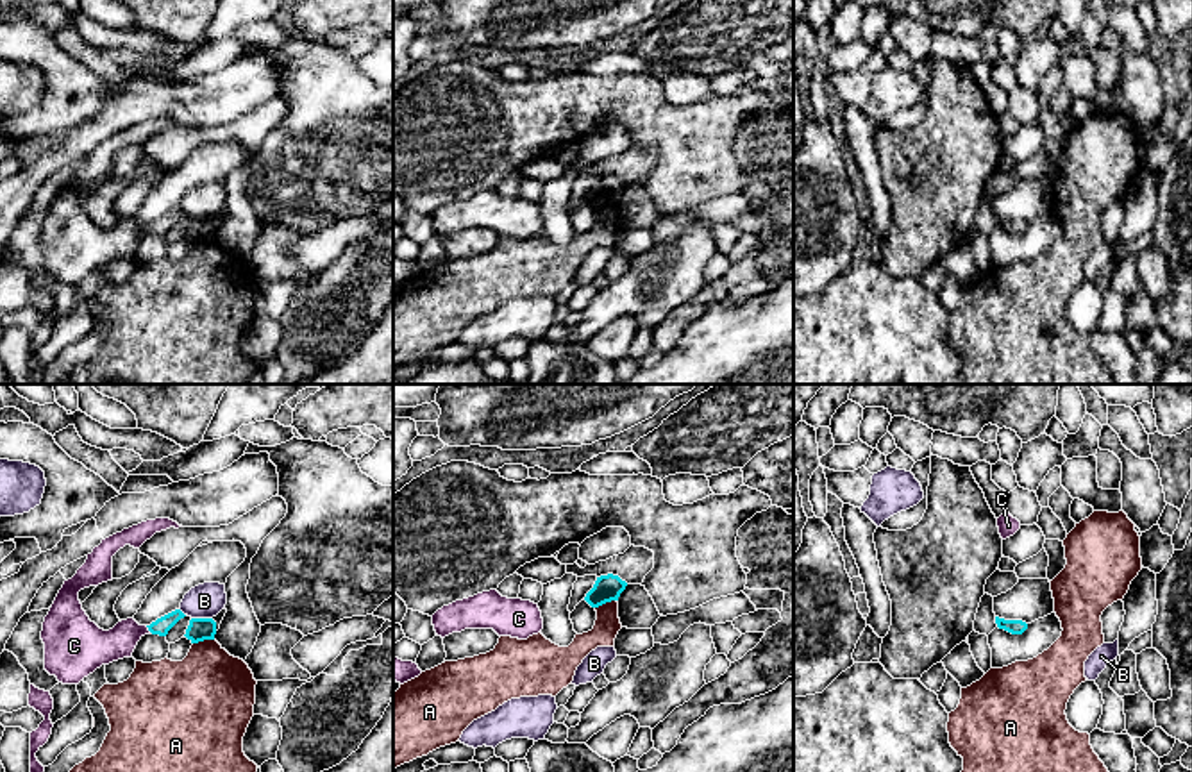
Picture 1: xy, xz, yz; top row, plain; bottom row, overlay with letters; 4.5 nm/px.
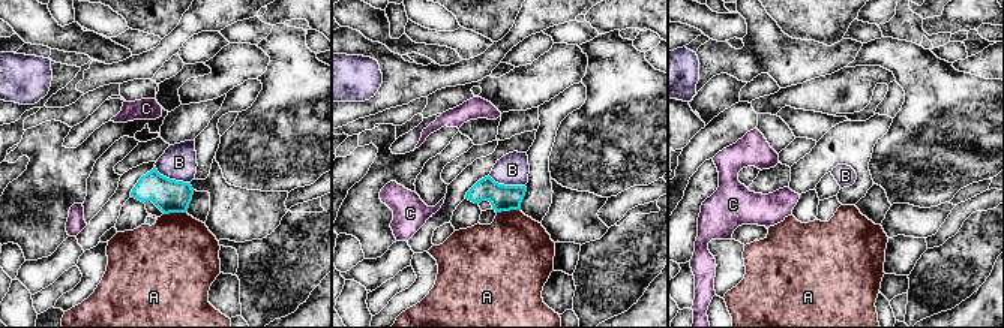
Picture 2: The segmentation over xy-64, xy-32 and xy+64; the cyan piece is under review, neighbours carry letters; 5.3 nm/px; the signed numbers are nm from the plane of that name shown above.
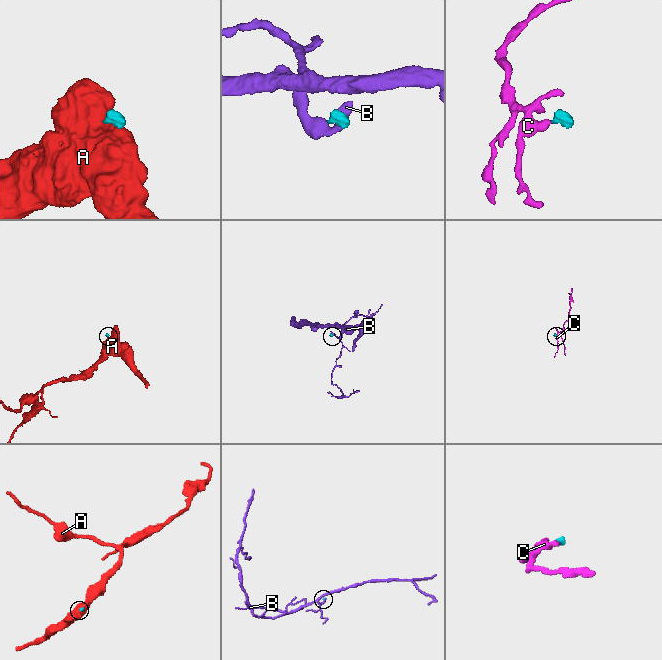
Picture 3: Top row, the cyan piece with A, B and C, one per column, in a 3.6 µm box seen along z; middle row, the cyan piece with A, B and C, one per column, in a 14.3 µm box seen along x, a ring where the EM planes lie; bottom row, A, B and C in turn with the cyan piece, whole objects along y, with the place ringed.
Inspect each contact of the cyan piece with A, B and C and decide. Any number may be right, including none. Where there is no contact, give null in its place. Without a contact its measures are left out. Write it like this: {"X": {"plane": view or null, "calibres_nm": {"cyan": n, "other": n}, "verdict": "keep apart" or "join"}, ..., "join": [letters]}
{"A": {"plane": "xy", "calibres_nm": {"cyan": 110, "other": 400}, "verdict": "keep apart"}, "B": {"plane": "xy", "calibres_nm": {"cyan": 110, "other": 160}, "verdict": "keep apart"}, "C": {"plane": "xy", "calibres_nm": {"cyan": 80, "other": 170}, "verdict": "join"}, "join": ["C"]}

